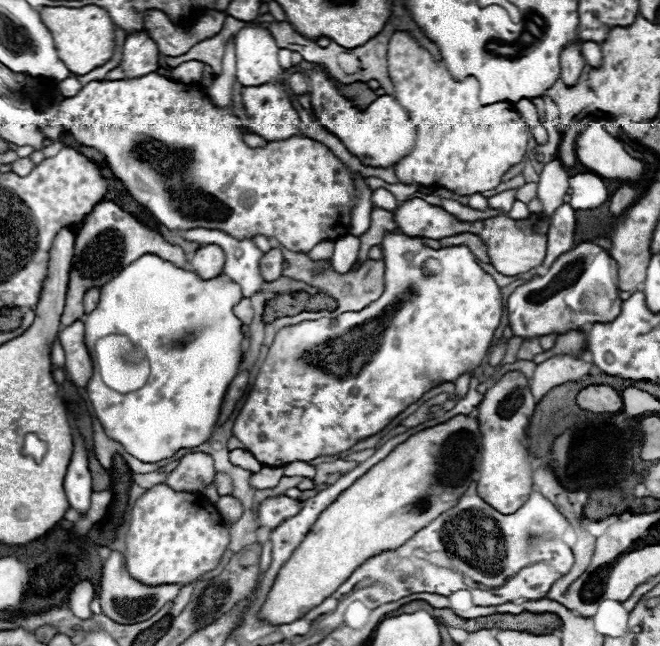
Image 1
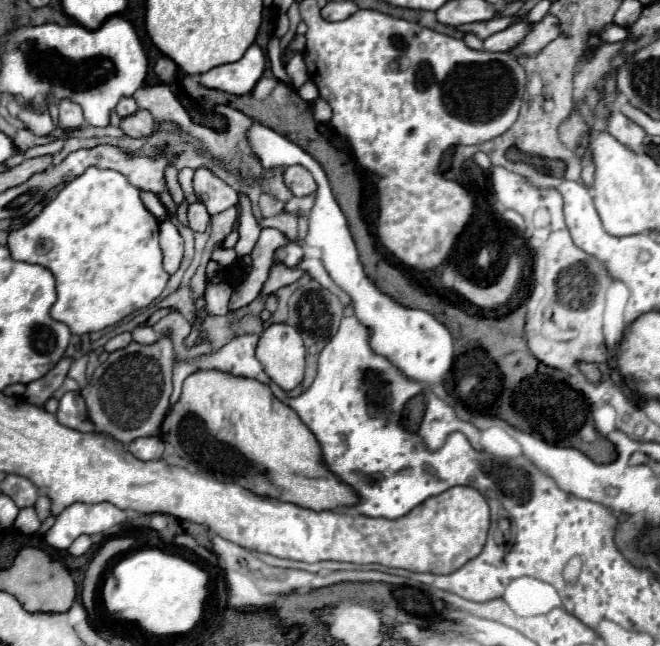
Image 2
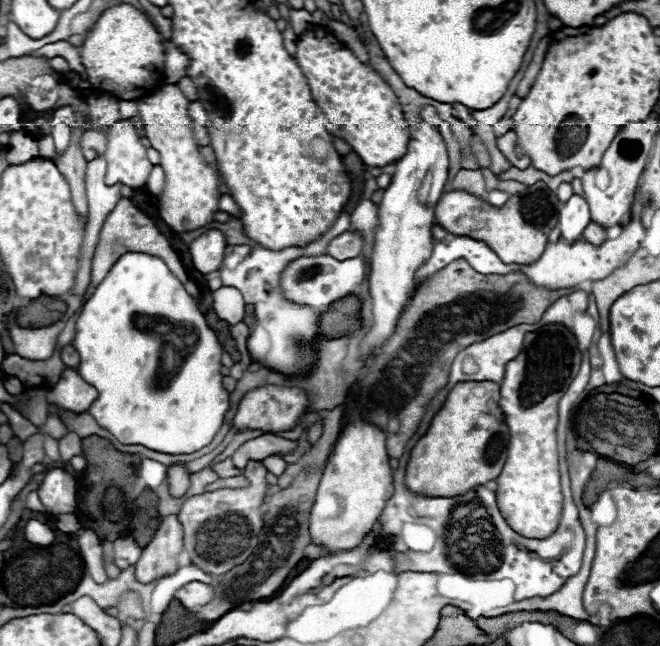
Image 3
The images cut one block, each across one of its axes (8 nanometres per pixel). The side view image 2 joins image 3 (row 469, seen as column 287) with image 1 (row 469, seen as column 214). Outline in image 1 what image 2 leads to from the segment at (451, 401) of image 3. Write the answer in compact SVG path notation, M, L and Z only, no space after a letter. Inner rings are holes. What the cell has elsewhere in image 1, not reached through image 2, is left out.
M458 414L438 426L426 428L410 436L406 442L398 444L386 456L386 460L378 462L346 492L342 492L342 496L338 496L338 500L334 500L334 504L330 504L322 516L318 516L314 528L310 530L310 536L306 536L306 540L294 550L294 556L290 556L290 560L282 566L282 572L278 572L278 578L262 608L262 618L270 620L270 624L288 624L290 620L304 616L310 608L318 606L326 596L330 596L370 556L406 544L418 530L430 524L430 520L456 506L460 496L470 486L468 476L478 470L474 456L476 452L478 456L482 452L482 434L476 426L476 418Z

